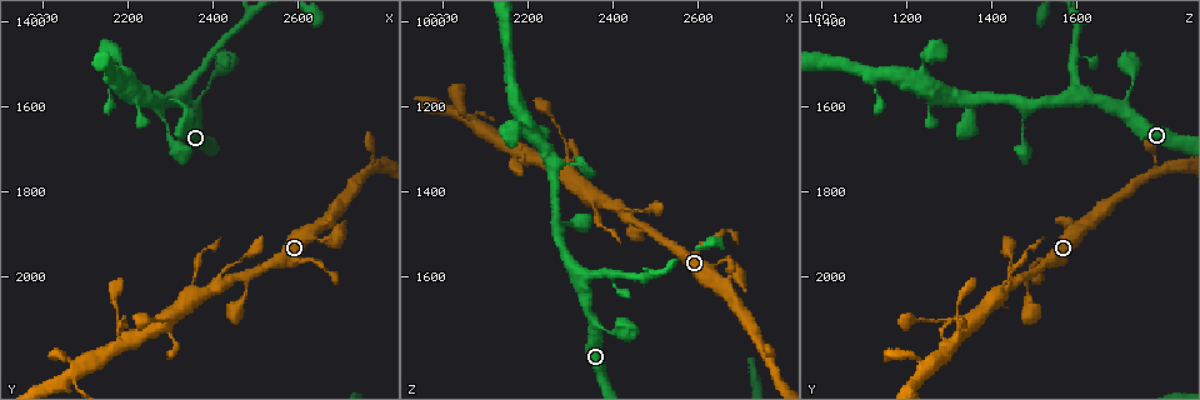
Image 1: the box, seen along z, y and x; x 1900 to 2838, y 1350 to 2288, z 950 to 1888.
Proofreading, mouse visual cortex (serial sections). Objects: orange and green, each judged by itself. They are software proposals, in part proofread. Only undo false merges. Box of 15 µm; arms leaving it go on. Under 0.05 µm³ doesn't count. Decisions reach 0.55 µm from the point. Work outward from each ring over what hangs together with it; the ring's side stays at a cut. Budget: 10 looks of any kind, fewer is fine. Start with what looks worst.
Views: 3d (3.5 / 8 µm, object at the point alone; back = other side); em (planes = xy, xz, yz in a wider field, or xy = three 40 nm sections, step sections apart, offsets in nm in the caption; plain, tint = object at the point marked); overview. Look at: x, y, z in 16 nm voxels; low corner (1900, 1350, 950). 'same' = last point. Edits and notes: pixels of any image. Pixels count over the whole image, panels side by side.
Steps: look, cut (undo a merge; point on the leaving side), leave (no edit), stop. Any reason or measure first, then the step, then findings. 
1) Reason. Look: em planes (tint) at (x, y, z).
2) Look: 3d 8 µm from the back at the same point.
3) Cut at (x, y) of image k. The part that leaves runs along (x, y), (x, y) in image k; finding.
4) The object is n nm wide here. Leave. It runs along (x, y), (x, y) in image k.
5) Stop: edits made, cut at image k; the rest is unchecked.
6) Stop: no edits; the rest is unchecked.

Three arms meet. Look: 3d 8 µm at (2355, 2030, 1420).

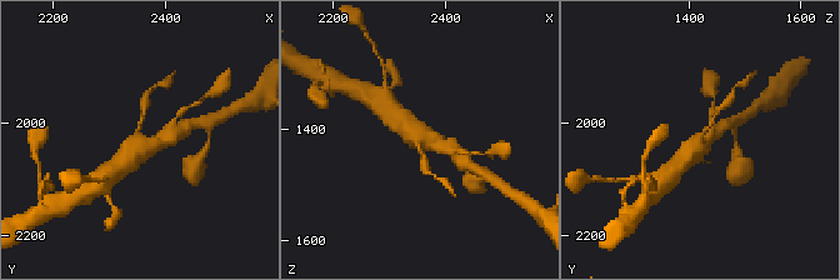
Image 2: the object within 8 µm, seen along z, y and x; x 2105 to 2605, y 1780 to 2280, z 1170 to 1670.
3 arms meet here; the arms are 150, 450, 600 nm wide. Look: em xy step 1 (tint) at (2355, 2025, 1420).

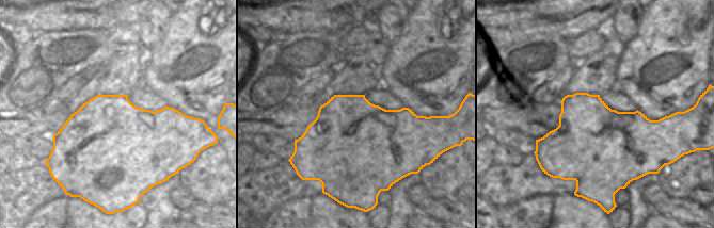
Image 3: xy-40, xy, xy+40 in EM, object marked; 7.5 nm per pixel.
Leave. It runs along (451, 149), (419, 135), (395, 115) in image 2; one cell here.

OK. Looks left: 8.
Look: 3d 8 µm at (2330, 1605, 1340).

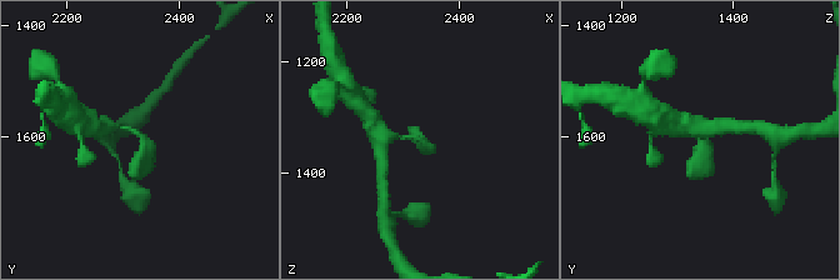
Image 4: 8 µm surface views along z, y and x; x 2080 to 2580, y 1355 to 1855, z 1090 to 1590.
Zoom in. Look: 3d 3.5 µm at (2335, 1605, 1345).

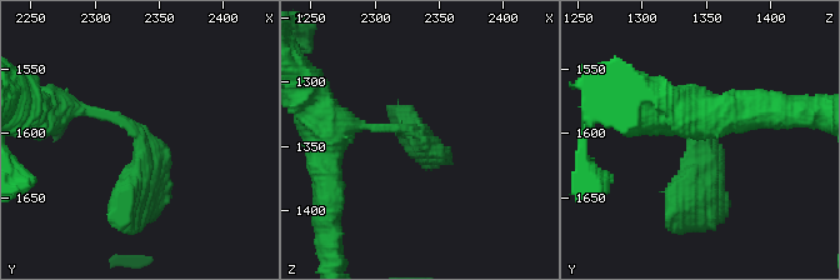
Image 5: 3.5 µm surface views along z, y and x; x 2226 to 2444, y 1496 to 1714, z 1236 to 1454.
Look: em xy step 5 (tint) at (2336, 1608, 1342).

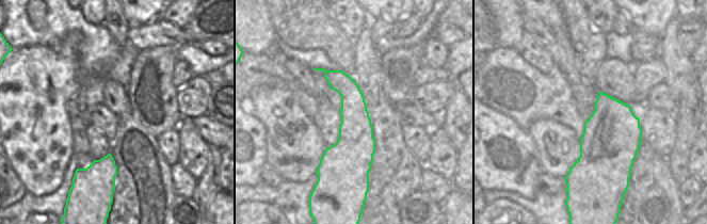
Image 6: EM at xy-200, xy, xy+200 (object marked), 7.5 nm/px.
Leave. It runs along (73, 106), (141, 138), (126, 218) in image 5; all the same cell.

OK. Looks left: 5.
A fork. Look: 3d 3.5 µm at (2755, 1750, 1790).

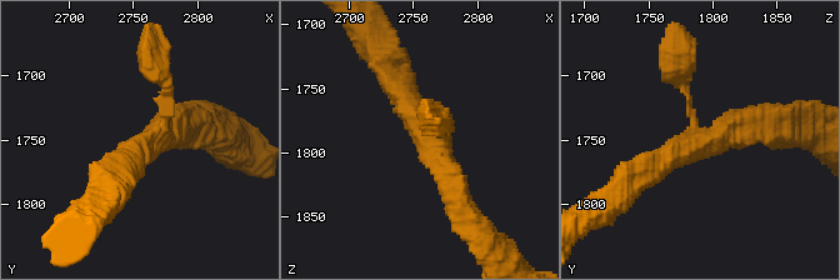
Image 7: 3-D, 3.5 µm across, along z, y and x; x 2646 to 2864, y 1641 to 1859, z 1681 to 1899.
3 arms meet here; the arms are 100, 350, 350 nm wide. Look: em xy step 5 (tint) at (2760, 1754, 1788).

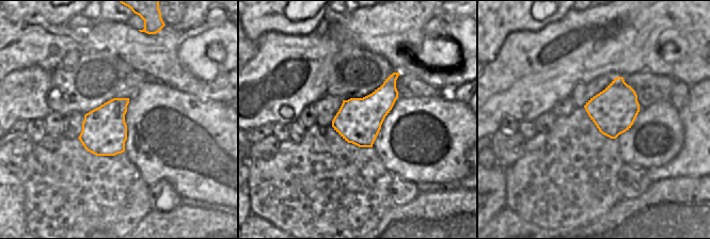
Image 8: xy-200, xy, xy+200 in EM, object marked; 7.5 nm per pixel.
The object is 340 nm wide here. Leave. It runs along (390, 74), (449, 170), (456, 201) in image 7; one cell here.

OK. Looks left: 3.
Thin arm on a thick one. Look: 3d 3.5 µm at (2220, 1590, 1260).

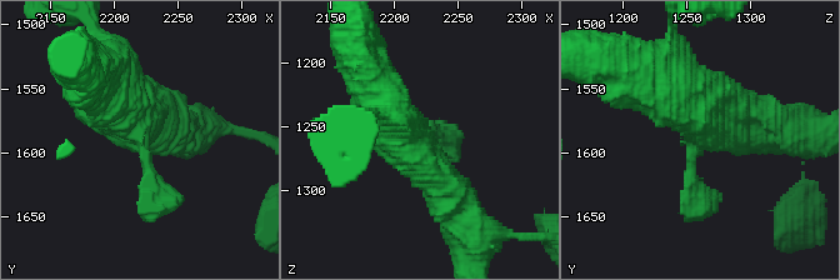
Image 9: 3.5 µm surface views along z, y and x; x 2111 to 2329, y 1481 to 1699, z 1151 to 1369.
Need the tissue. Look: em xy step 2 (tint) at (2220, 1588, 1262).

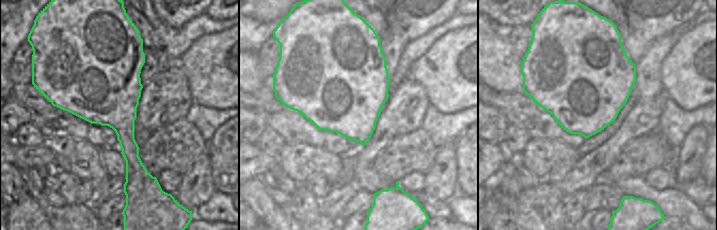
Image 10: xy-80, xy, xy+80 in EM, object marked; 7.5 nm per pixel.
The object is 700 nm wide here. Leave. It runs along (746, 126), (708, 110), (691, 184), (714, 199) in image 9; all the same cell.

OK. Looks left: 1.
Stop: no edits; the rest is unchecked.

